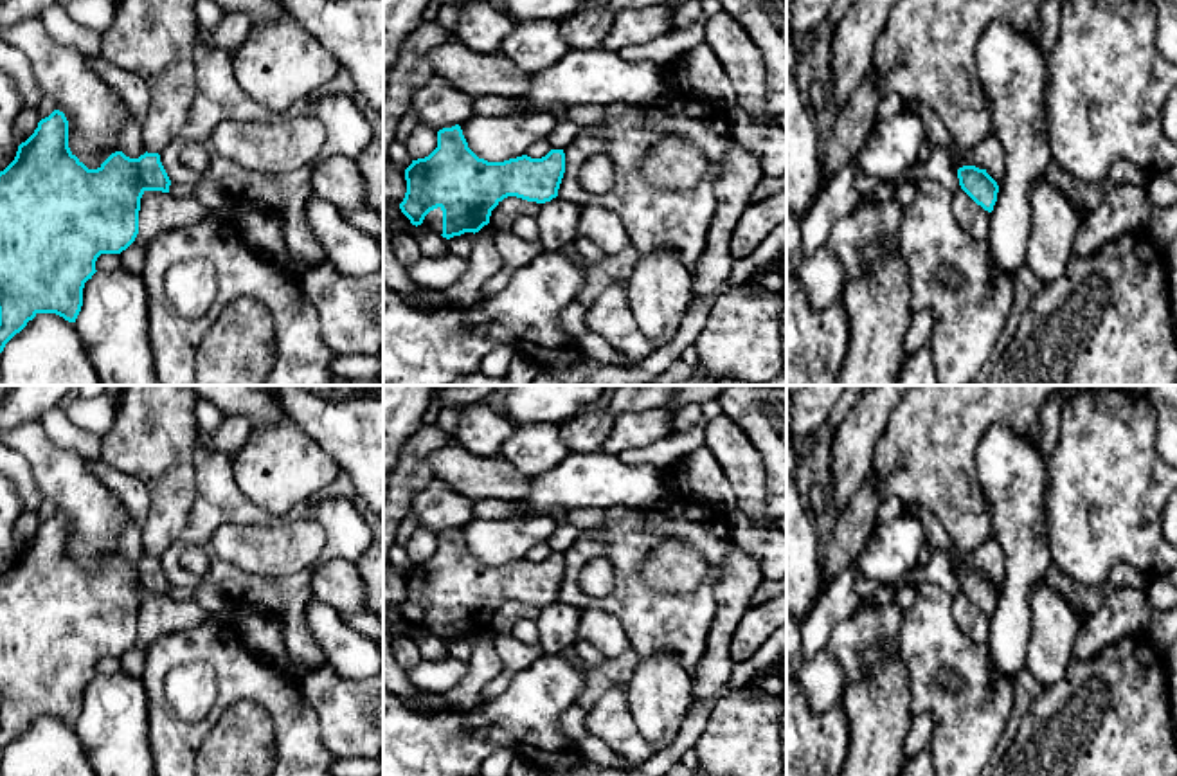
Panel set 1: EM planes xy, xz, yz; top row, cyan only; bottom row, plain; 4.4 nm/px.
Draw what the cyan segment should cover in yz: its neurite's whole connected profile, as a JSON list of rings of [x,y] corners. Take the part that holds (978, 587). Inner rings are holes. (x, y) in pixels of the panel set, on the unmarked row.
[[[963,569],[957,573],[961,592],[984,614],[992,616],[997,605],[999,589],[986,576],[975,569]]]

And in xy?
[[[54,513],[38,526],[34,537],[18,549],[14,564],[0,574],[0,756],[38,717],[56,717],[76,726],[83,709],[83,691],[97,675],[101,657],[121,657],[139,637],[140,601],[146,594],[169,596],[171,583],[158,556],[130,562],[112,556],[97,573],[88,573],[68,551],[68,524]]]

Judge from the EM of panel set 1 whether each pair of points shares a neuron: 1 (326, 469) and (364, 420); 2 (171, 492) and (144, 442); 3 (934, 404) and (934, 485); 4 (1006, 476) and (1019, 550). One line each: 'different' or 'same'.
1: different
2: same
3: same
4: same

